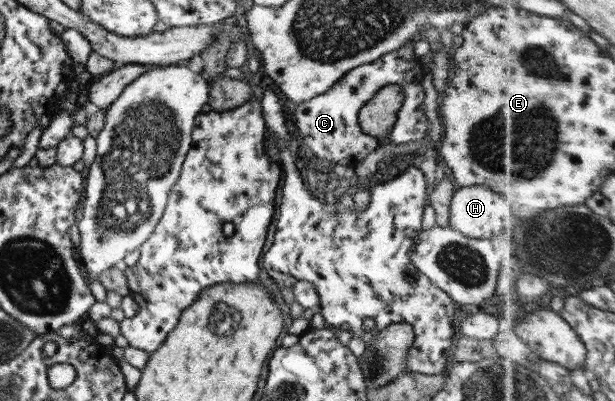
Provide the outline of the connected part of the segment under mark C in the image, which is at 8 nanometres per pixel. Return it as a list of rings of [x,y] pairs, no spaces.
[[[410,41],[397,50],[384,54],[376,62],[348,70],[330,87],[330,90],[306,102],[296,104],[294,125],[302,137],[301,146],[306,153],[320,160],[353,168],[366,154],[378,148],[382,140],[362,132],[357,122],[357,115],[362,105],[387,84],[400,86],[404,93],[404,100],[386,142],[402,144],[402,142],[415,141],[426,136],[428,123],[424,115],[424,106],[422,106],[425,94],[422,81],[426,72],[422,70],[418,59],[413,54],[412,43]]]

